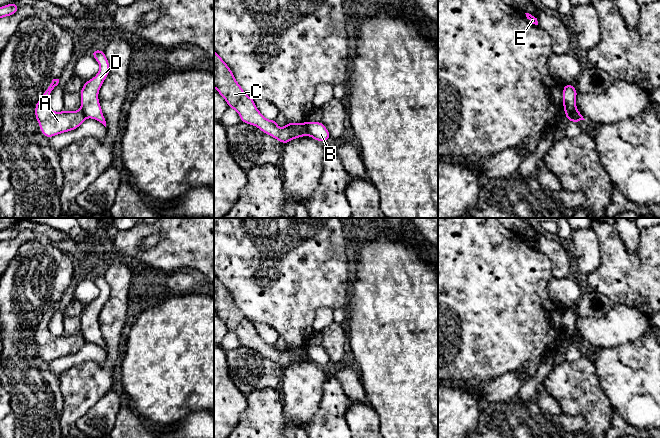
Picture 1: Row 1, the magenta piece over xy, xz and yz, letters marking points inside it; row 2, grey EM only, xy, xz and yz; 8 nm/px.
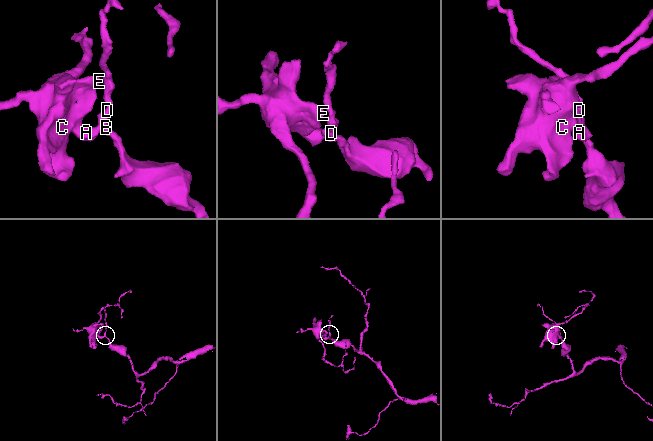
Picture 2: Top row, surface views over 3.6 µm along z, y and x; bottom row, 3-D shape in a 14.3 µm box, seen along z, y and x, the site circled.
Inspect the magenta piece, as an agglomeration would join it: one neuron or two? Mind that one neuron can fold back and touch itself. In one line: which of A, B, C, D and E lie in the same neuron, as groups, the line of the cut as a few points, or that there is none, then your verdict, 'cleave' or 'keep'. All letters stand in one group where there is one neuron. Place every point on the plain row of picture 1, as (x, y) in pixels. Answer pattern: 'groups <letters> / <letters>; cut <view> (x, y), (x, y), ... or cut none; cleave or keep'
groups A C E / B D; cut xz (305, 346), (308, 358); cleave

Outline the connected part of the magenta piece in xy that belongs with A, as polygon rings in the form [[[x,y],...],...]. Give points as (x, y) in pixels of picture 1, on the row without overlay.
[[[53,303],[35,329],[35,342],[39,347],[42,358],[47,362],[75,354],[86,343],[82,334],[63,334],[57,337],[49,331],[49,320],[58,307],[59,303]]]

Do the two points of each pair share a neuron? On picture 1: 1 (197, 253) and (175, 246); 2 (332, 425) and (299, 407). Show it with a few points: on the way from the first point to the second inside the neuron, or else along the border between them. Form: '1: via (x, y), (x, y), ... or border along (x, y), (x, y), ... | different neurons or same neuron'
1: via (192, 248), (190, 246), (180, 246) | same neuron
2: border along (322, 393), (316, 413), (309, 420), (297, 424) | different neurons

